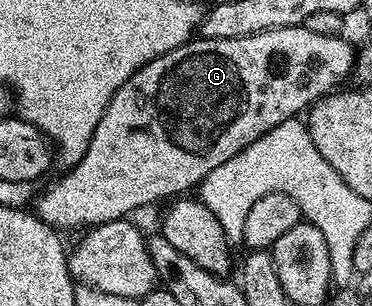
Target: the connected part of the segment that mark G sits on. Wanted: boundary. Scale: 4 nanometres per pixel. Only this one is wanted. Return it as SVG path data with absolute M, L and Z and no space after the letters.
M292 25L282 29L268 29L255 35L247 35L239 39L215 39L214 37L198 36L196 39L190 39L185 45L178 49L172 49L170 53L164 53L155 58L151 63L147 63L123 87L115 91L103 119L99 119L99 127L95 127L95 135L91 135L91 143L83 155L79 164L72 166L58 181L53 181L46 187L45 193L38 192L35 197L35 214L41 221L53 226L58 231L65 229L77 229L80 225L92 227L105 224L111 220L128 218L132 209L141 209L144 205L153 205L156 201L164 202L166 199L176 198L178 195L188 194L193 188L200 186L204 182L206 175L215 171L227 159L239 155L255 139L267 135L267 131L274 129L279 123L296 118L304 114L312 106L314 101L320 97L326 96L338 88L337 85L345 76L355 67L355 49L344 41L344 36L338 35L315 35L315 31L307 31L304 25Z

